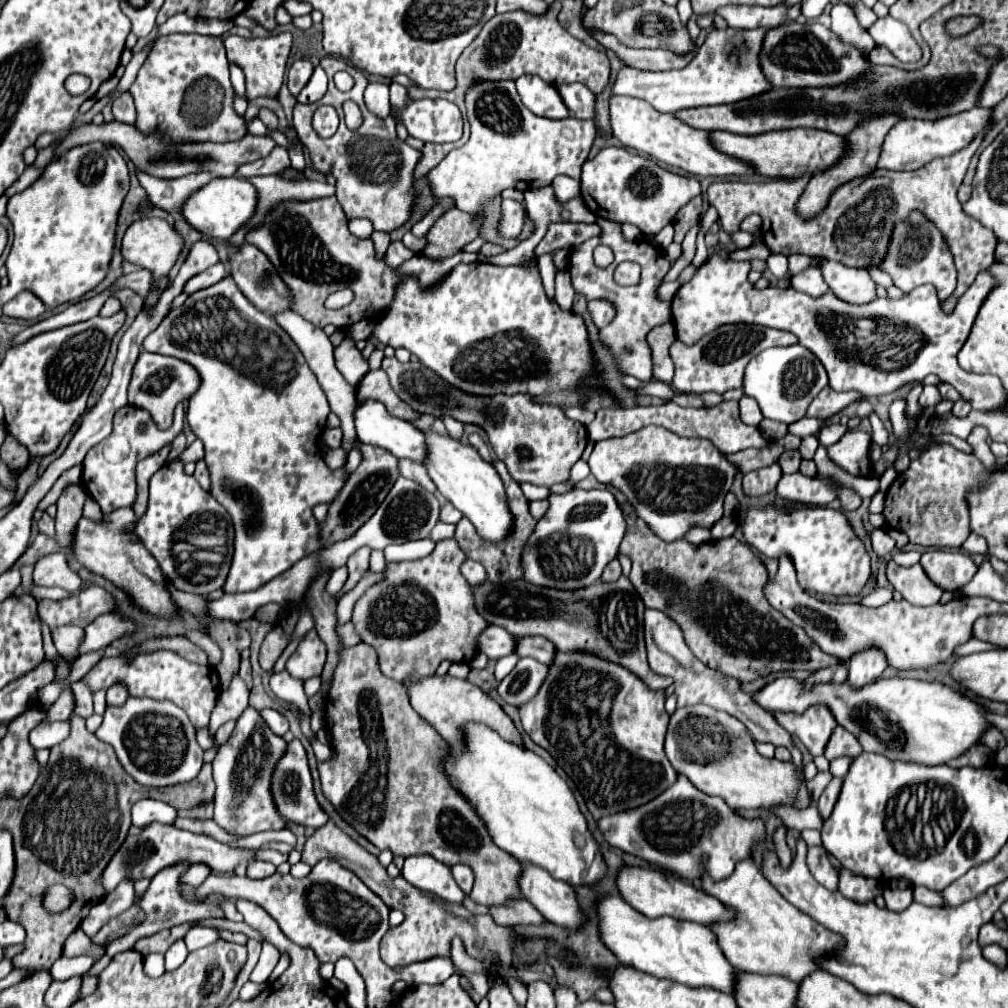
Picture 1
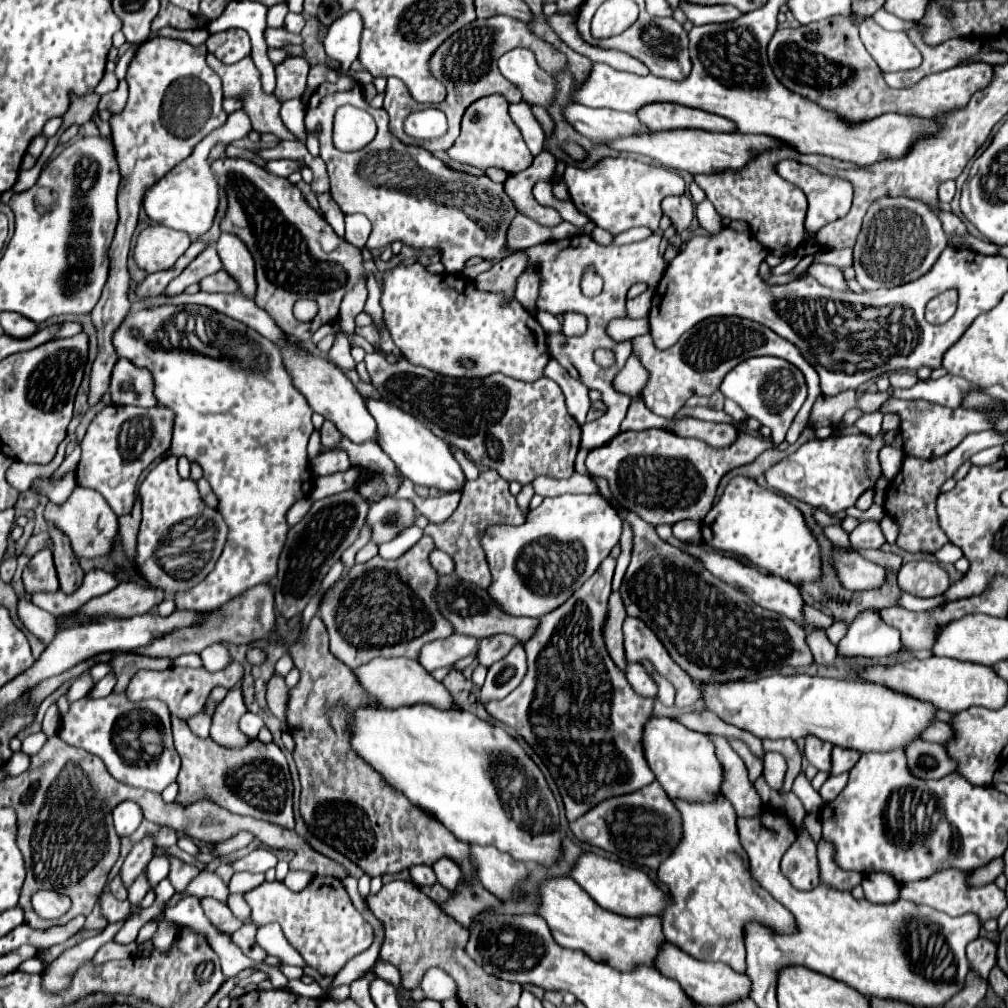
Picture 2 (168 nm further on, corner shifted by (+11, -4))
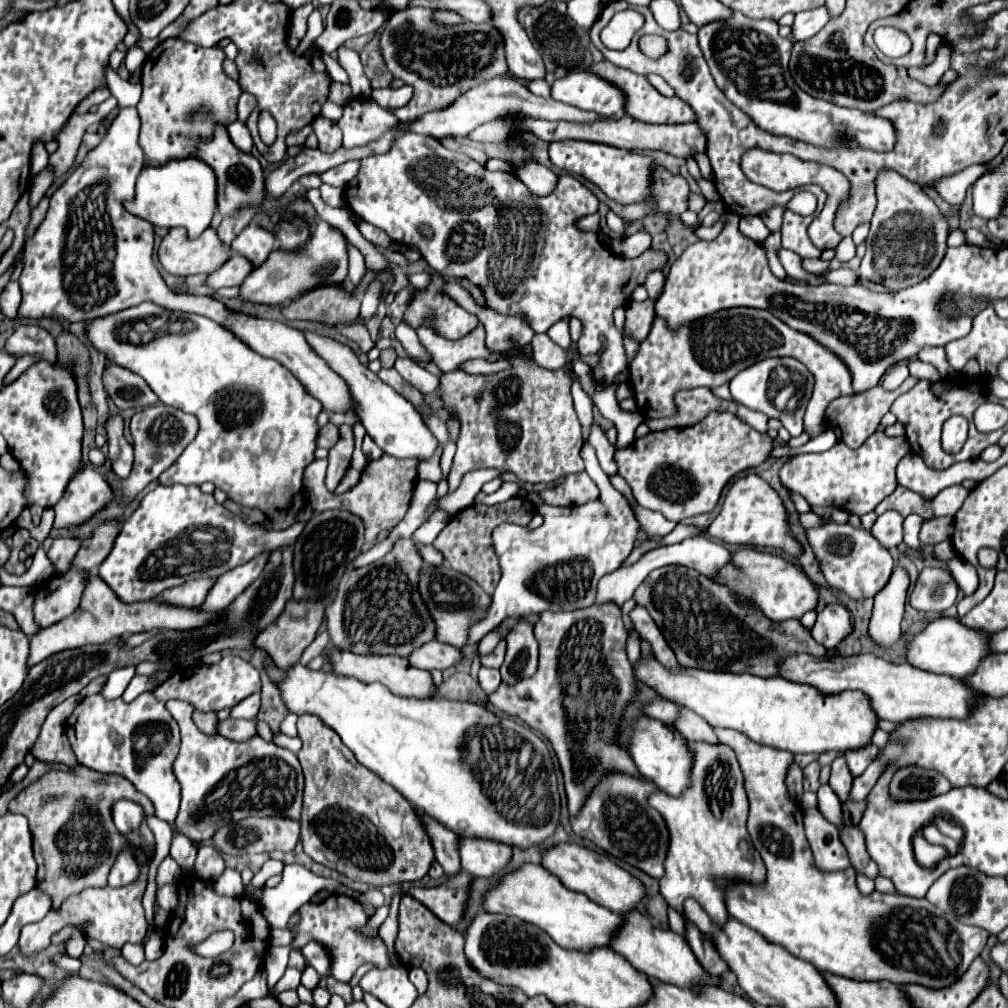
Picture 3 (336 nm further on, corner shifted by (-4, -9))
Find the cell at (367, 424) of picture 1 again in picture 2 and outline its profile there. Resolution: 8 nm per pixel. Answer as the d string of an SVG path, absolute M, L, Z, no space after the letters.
M281 347L281 353L283 353L285 367L293 377L293 385L297 385L297 389L307 397L309 405L317 413L321 413L327 421L333 421L335 427L353 443L365 443L365 441L377 443L379 439L377 423L369 413L365 399L359 395L355 385L345 377L341 369L337 369L335 365L331 365L319 355L297 353L293 347Z

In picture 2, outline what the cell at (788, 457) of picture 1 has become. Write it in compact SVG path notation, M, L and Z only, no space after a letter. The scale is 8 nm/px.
M751 357L731 369L723 383L721 393L735 401L749 417L761 421L765 427L773 431L774 449L785 441L785 433L789 431L795 415L807 399L807 383L803 373L785 359L779 357Z

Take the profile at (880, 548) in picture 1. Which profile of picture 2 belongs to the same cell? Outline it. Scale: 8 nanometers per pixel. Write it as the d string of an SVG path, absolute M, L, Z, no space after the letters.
M875 521L859 523L855 531L851 531L851 543L855 549L881 549L885 543L885 535Z

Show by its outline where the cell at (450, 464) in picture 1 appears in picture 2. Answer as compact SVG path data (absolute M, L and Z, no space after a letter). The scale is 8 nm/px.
M367 401L369 413L375 417L381 441L379 447L389 453L391 461L397 465L401 475L405 475L415 485L425 485L429 489L439 489L441 493L463 493L465 485L465 473L451 455L449 443L433 435L429 429L425 429L413 415L401 411L399 407L387 403L387 401Z

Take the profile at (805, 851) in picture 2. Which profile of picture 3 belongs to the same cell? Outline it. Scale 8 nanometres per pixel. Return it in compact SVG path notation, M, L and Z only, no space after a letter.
M816 808L804 810L804 826L816 866L822 870L846 870L850 866L846 848L840 840L840 828L830 824Z

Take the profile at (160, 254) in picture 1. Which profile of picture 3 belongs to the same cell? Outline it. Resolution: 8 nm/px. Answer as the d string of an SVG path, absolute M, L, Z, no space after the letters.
M210 226L206 228L198 238L188 238L186 230L182 228L172 228L164 238L162 244L158 248L158 260L162 264L162 268L170 274L176 276L190 276L190 274L212 274L214 270L218 270L228 258L232 256L232 246L224 244L218 238L218 232Z

